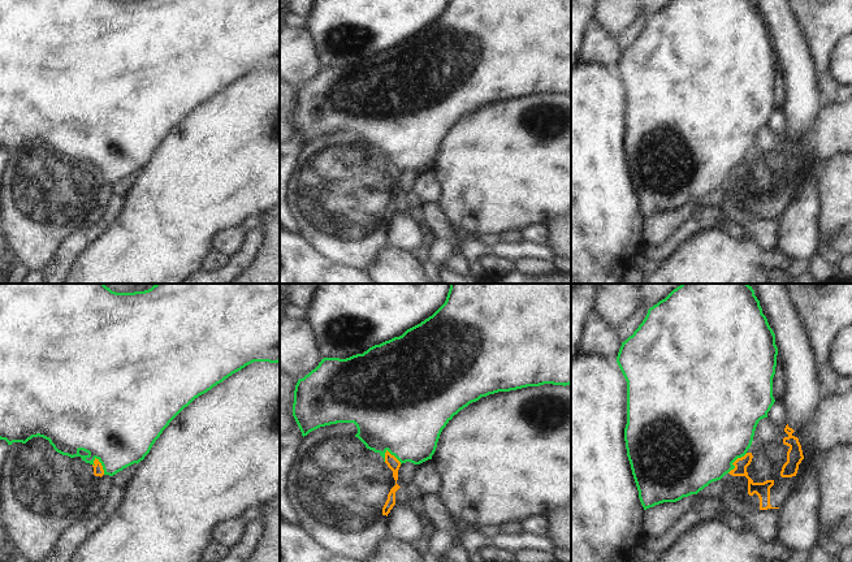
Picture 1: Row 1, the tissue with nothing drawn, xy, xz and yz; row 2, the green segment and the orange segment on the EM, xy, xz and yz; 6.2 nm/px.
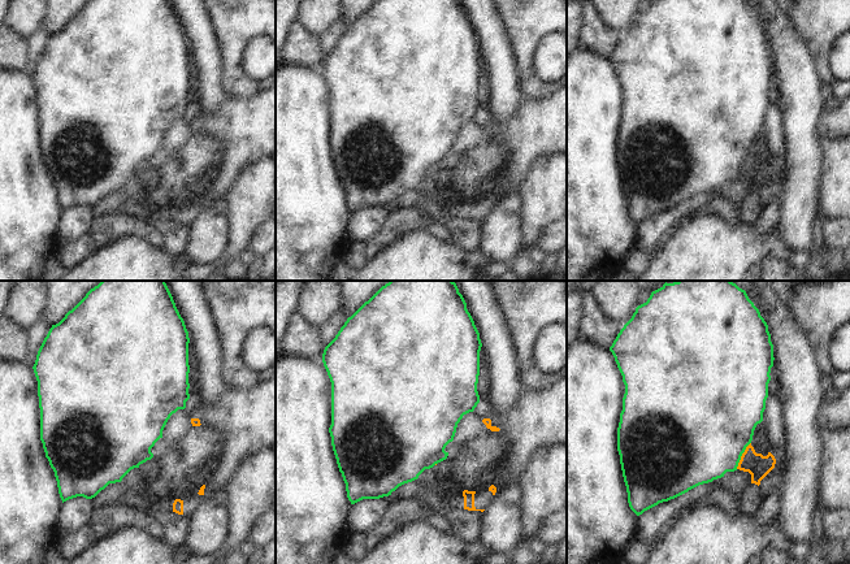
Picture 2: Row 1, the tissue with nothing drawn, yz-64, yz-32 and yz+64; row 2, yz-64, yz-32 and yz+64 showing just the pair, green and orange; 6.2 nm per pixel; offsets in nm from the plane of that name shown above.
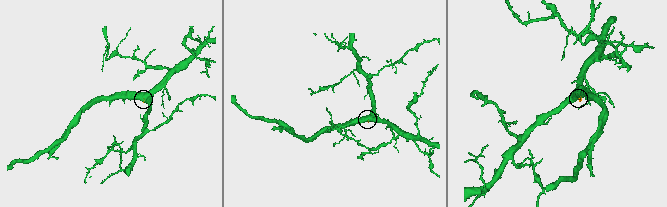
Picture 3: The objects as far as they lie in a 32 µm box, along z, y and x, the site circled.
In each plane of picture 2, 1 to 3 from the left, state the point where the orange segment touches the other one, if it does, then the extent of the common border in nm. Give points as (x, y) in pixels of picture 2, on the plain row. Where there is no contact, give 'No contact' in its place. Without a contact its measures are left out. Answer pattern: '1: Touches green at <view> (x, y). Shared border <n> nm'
1: No contact
2: No contact
3: Touches green at yz+64 (741, 164). Shared border 190 nm

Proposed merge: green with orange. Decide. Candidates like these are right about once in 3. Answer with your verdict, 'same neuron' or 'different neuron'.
different neuron

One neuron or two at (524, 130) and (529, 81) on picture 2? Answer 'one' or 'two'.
two

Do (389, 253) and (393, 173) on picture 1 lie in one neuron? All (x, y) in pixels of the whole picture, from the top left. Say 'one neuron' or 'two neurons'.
two neurons

